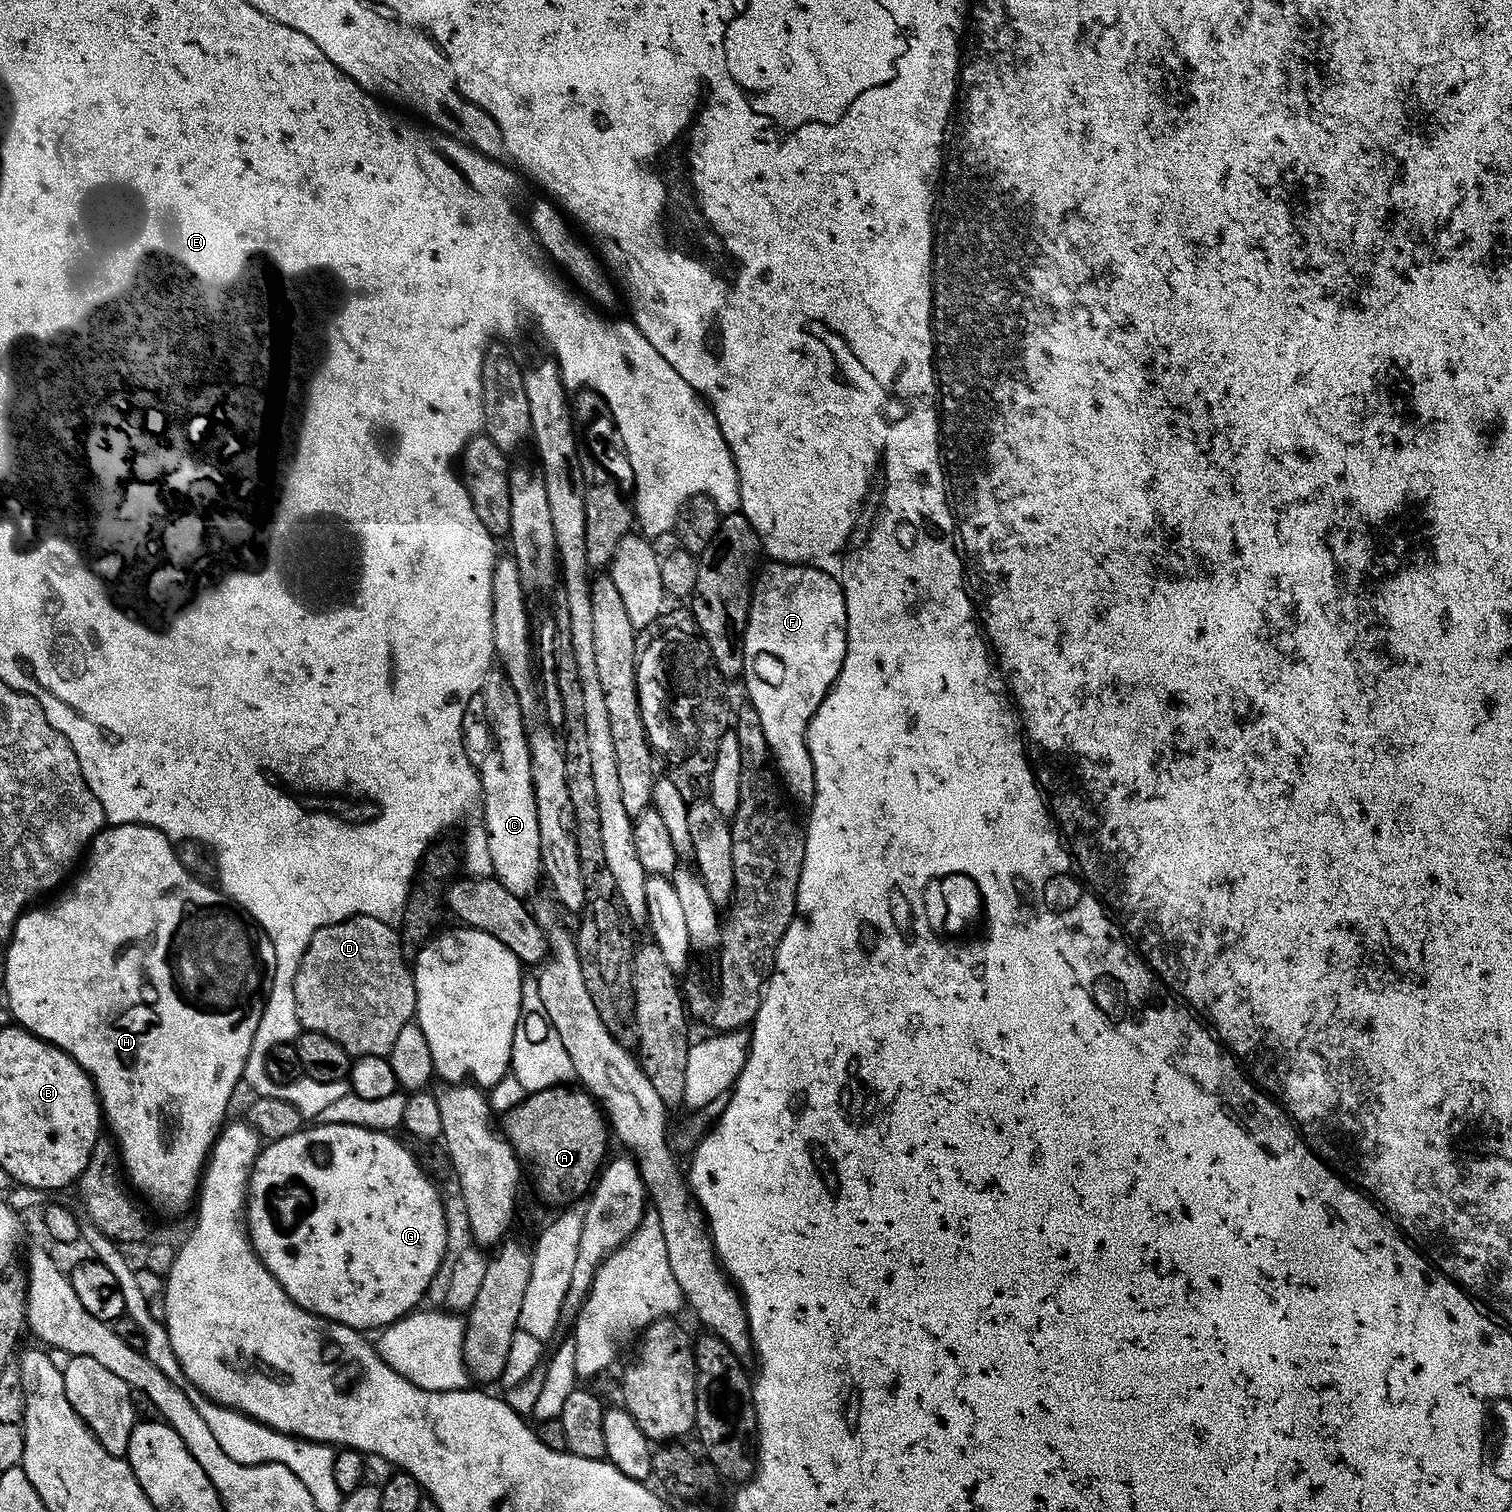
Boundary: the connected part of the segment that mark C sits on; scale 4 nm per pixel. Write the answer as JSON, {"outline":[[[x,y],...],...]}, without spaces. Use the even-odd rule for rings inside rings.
{"outline":[[[496,670],[489,675],[482,689],[484,712],[496,739],[496,753],[479,765],[480,790],[482,793],[482,827],[488,831],[490,862],[497,880],[510,893],[521,898],[542,884],[540,863],[540,835],[538,834],[538,812],[536,795],[532,782],[532,751],[528,746],[528,732],[524,724],[518,694],[510,686],[503,671]]]}

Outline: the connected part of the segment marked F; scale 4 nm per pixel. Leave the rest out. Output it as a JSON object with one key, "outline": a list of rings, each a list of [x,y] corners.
{"outline":[[[779,562],[769,565],[754,581],[752,608],[748,611],[748,625],[744,631],[742,685],[748,691],[747,703],[752,704],[754,710],[758,710],[758,718],[762,718],[762,730],[766,730],[766,742],[772,751],[774,767],[787,795],[793,801],[808,802],[816,789],[814,766],[808,753],[808,723],[835,684],[846,658],[846,602],[842,586],[829,572],[811,566]]]}

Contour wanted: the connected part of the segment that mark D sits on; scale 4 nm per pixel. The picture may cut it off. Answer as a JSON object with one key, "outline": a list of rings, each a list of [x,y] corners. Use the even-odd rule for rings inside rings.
{"outline":[[[352,916],[348,920],[334,922],[330,926],[322,926],[322,930],[318,930],[314,934],[314,938],[310,938],[310,946],[306,946],[306,954],[302,954],[302,966],[298,966],[298,974],[294,978],[294,1006],[300,1019],[301,1029],[306,1032],[326,1034],[326,1038],[334,1038],[334,1042],[338,1042],[338,1046],[342,1046],[353,1058],[362,1056],[387,1057],[388,1051],[394,1046],[398,1033],[402,1030],[402,1026],[413,1023],[416,1015],[416,978],[409,961],[408,964],[404,961],[404,955],[406,955],[406,949],[400,942],[399,931],[393,925],[382,922],[378,918]]]}

